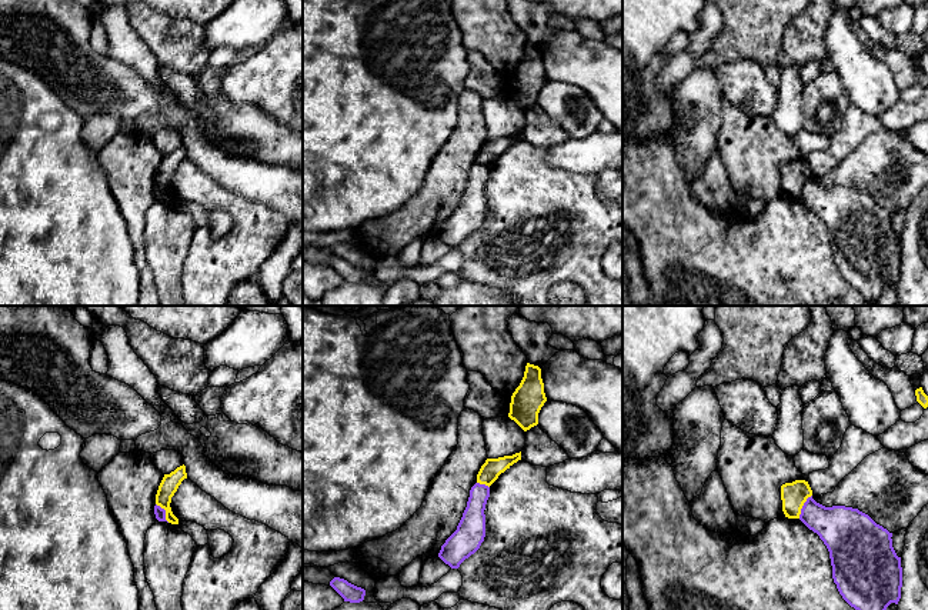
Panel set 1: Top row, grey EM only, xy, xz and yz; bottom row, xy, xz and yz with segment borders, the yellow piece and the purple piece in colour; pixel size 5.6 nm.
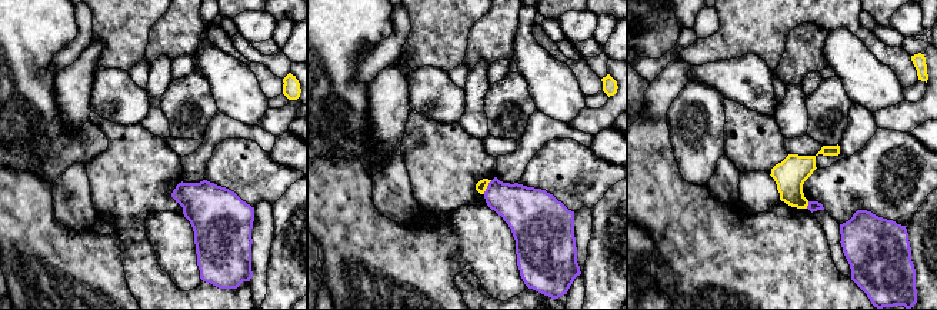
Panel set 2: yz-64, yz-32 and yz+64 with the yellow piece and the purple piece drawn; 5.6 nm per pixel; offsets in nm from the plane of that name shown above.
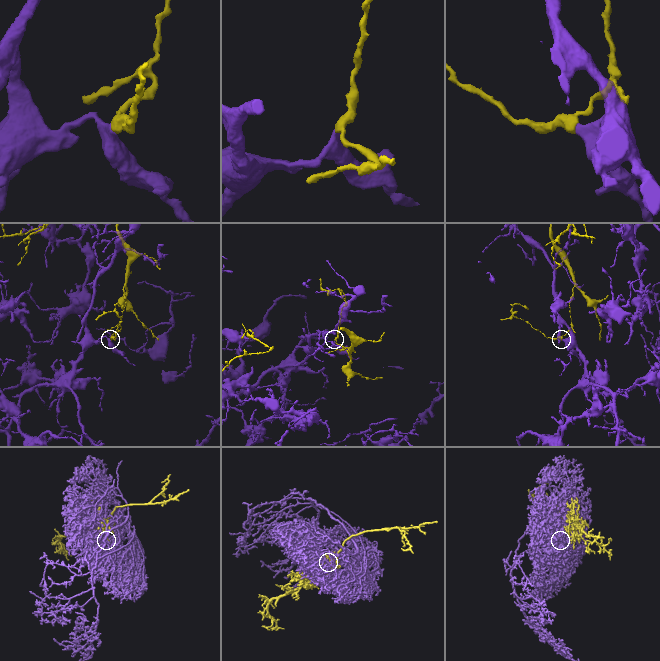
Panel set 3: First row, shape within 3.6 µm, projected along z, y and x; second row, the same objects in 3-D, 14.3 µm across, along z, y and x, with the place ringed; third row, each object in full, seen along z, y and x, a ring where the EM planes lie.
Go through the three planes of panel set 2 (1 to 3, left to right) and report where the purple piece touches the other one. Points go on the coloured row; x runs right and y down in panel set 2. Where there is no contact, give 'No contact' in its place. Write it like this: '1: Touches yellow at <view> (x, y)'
1: No contact
2: Touches yellow at yz-32 (486, 187)
3: Touches yellow at yz+64 (807, 204)

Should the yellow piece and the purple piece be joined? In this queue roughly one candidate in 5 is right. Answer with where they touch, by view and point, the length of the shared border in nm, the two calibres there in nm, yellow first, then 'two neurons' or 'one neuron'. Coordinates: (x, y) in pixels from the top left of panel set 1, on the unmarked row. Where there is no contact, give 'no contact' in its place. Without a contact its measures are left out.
yz (803, 184) | 150 nm | 150/240 nm | two neurons

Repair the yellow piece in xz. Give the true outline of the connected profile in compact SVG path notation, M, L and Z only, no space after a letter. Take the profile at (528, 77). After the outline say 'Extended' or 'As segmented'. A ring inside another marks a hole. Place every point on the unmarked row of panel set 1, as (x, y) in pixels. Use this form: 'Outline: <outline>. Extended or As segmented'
Outline: M527 43L524 57L511 76L508 97L527 111L538 104L538 93L545 81L541 49Z. As segmented

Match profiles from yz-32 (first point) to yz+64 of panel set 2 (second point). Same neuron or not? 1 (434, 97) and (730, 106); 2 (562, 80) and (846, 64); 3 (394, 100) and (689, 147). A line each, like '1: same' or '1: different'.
1: different
2: same
3: same

